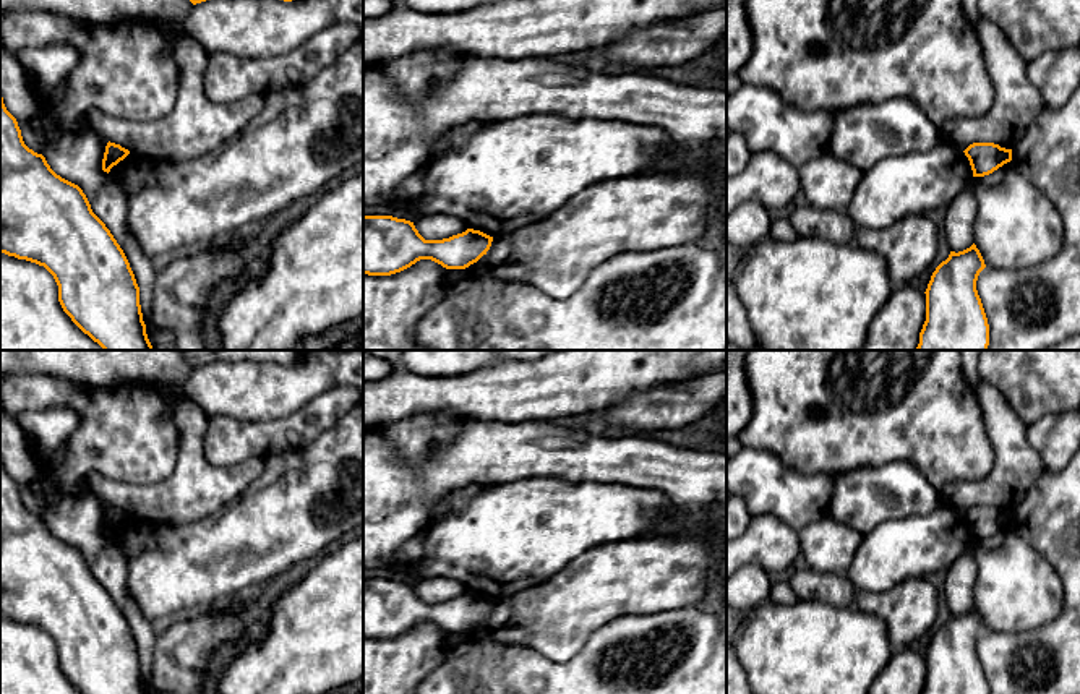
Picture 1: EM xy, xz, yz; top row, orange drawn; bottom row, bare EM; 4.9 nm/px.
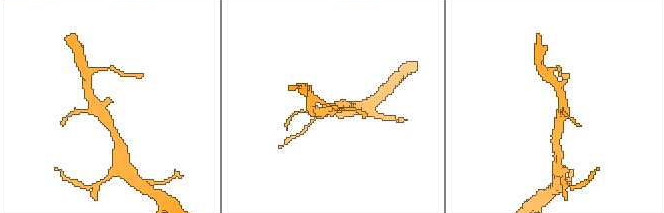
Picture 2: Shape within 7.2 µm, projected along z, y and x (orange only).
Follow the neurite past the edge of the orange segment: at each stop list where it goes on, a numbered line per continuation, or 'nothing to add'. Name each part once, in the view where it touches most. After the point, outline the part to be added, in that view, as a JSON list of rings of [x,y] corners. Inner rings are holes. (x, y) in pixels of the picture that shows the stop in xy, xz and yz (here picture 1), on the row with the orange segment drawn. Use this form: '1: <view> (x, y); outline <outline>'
nothing to add

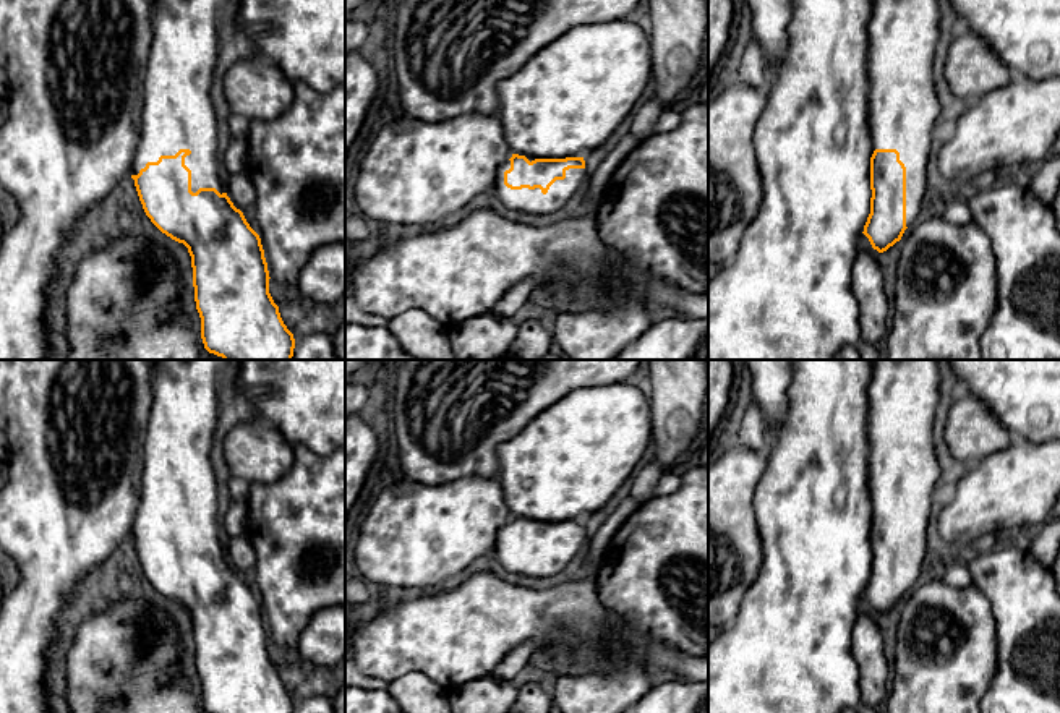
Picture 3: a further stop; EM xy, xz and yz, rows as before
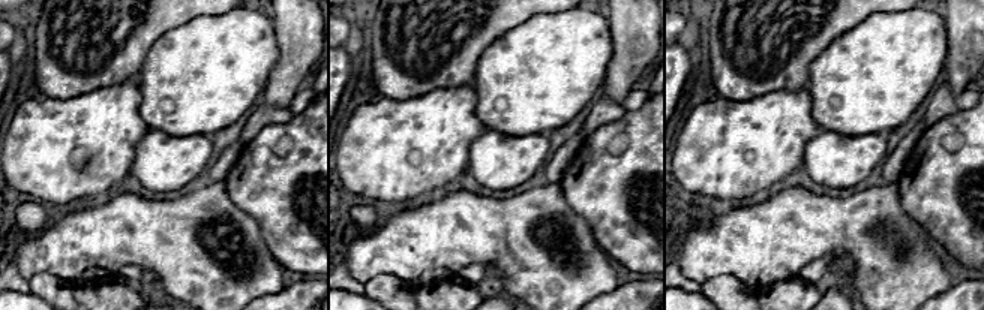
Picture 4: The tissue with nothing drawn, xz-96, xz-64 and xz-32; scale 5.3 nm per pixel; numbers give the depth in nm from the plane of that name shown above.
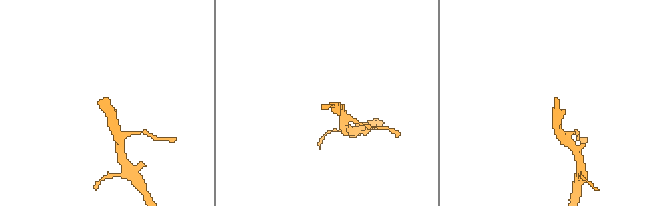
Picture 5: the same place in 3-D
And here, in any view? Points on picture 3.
1: xy (177, 114); outline [[[154,0],[152,44],[144,78],[141,138],[131,175],[160,156],[190,149],[185,165],[191,170],[191,191],[216,188],[225,193],[225,173],[217,147],[217,117],[211,102],[211,86],[217,66],[217,15],[227,0]]]

